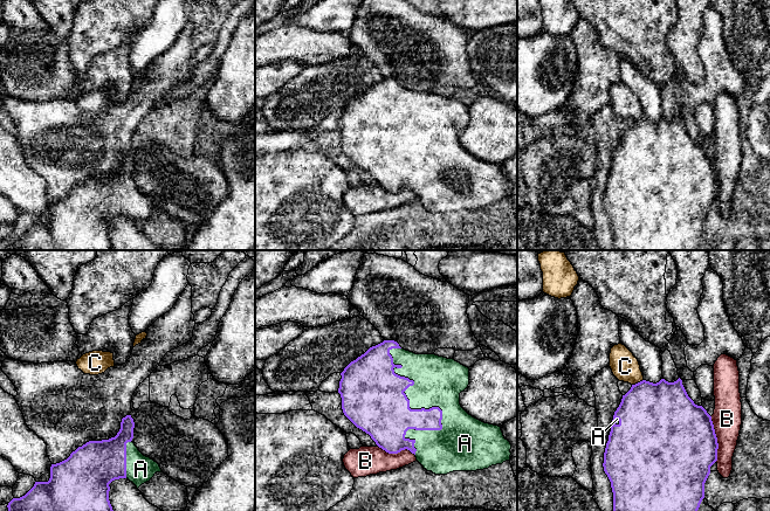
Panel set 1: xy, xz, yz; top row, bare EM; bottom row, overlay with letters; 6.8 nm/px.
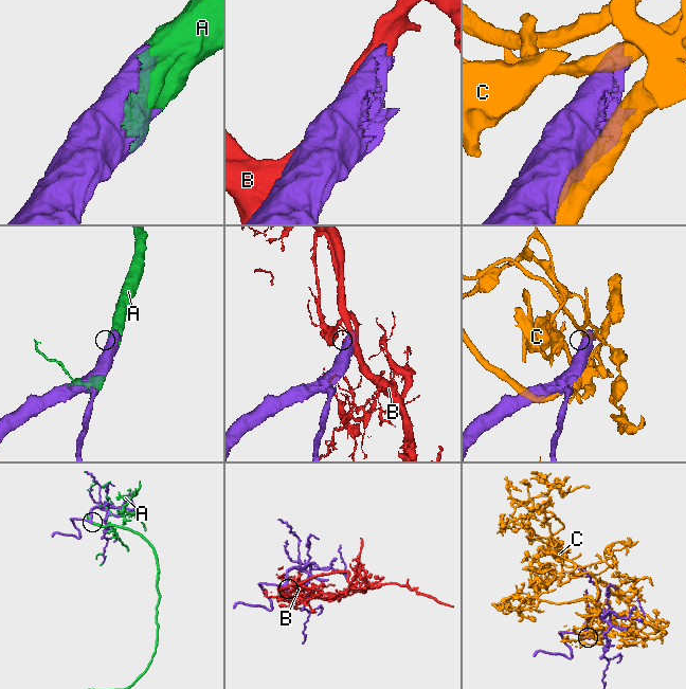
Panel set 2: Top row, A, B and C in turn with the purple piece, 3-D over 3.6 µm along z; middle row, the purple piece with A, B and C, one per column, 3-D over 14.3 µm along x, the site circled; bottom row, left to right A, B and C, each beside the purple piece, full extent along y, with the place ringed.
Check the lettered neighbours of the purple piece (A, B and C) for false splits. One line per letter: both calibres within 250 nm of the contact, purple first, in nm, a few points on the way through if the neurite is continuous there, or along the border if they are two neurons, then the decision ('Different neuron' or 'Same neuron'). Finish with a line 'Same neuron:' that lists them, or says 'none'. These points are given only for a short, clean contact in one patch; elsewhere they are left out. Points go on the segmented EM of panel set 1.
A: Thickness 240 nm (purple) against 340 nm. Same neuron
B: Thickness 500 nm (purple) against 200 nm. Different neuron
C: Thickness 460 nm (purple) against 190 nm. Different neuron
Same neuron: A

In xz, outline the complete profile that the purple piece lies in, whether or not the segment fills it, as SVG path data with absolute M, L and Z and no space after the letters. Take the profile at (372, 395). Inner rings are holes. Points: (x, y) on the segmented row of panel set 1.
M384 340L351 361L341 375L338 393L344 415L386 453L398 454L407 449L424 469L435 475L483 470L510 461L511 444L504 439L501 427L484 423L461 407L460 393L469 385L469 368L454 359L415 354L401 348L394 340Z

